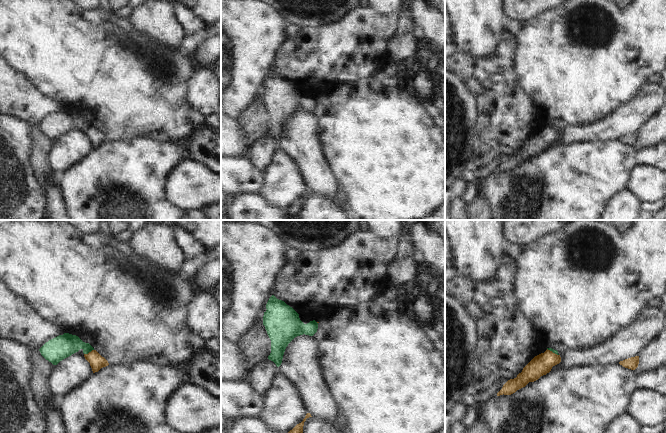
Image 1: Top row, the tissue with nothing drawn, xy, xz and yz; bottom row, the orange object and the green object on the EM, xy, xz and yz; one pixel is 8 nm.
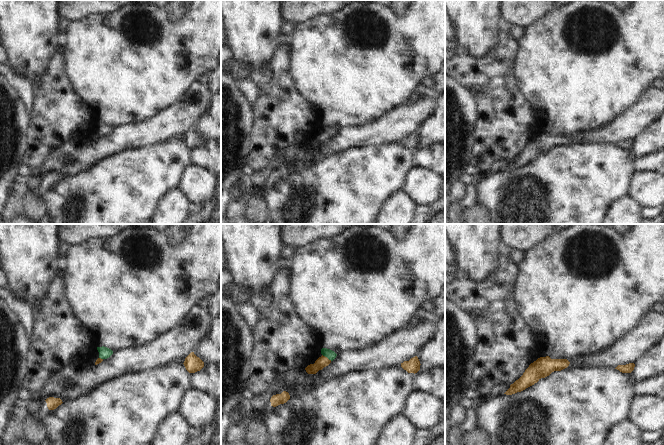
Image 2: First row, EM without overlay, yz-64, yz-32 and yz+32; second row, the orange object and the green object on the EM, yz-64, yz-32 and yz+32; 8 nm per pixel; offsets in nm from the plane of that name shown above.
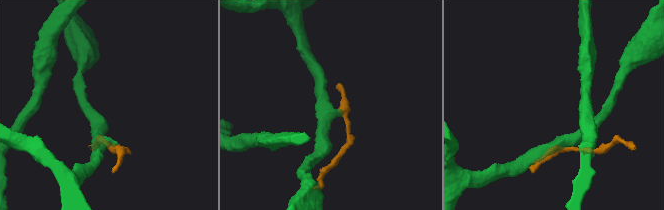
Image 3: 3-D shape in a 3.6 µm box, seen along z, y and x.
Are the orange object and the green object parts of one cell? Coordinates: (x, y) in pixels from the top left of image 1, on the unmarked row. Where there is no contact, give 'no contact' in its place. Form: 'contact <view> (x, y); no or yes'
contact xy (89, 128); no

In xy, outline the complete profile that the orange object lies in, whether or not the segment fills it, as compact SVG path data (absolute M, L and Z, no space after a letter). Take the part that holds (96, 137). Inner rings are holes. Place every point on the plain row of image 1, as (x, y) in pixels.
M96 126L84 130L85 135L90 139L93 149L109 141L108 137L102 133Z

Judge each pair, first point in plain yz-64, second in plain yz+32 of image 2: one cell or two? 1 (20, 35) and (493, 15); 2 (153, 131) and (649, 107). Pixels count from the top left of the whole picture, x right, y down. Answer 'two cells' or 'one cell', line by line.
1: one cell
2: one cell

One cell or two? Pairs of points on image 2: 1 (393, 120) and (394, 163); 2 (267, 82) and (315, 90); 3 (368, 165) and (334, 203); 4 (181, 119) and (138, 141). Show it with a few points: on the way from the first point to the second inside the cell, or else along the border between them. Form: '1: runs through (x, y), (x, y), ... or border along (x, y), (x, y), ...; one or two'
1: border along (400, 139), (371, 147); two
2: border along (290, 64), (290, 75), (294, 85), (310, 106); two
3: runs through (363, 174), (343, 194); one
4: runs through (170, 121), (149, 131); one

